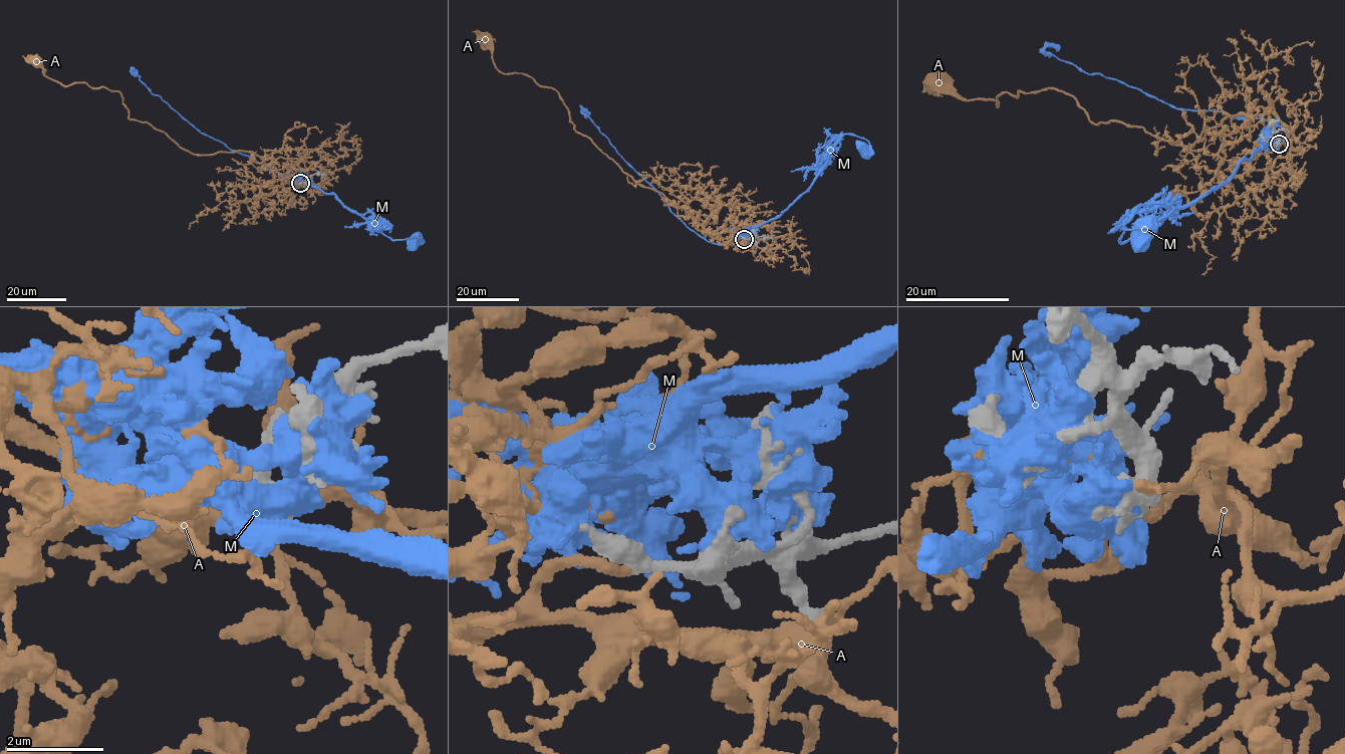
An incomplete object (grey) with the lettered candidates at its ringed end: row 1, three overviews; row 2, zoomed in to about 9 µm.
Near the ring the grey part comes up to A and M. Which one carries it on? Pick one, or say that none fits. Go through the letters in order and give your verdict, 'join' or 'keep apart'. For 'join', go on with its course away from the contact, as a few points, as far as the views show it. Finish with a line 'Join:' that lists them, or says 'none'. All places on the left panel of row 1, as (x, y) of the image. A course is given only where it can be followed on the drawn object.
A: join | via (300, 183), (267, 158), (191, 153), (147, 121), (129, 119), (118, 90), (62, 85), (35, 61)
M: keep apart
Join: A

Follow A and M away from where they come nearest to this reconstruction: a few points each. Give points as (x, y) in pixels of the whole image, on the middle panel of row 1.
A: (744, 239), (723, 244), (683, 209), (640, 186), (575, 130), (556, 91), (524, 74), (502, 73), (485, 38)
M: (742, 237), (740, 232), (744, 229), (777, 218), (803, 194), (844, 134), (864, 138), (869, 144), (866, 154)

